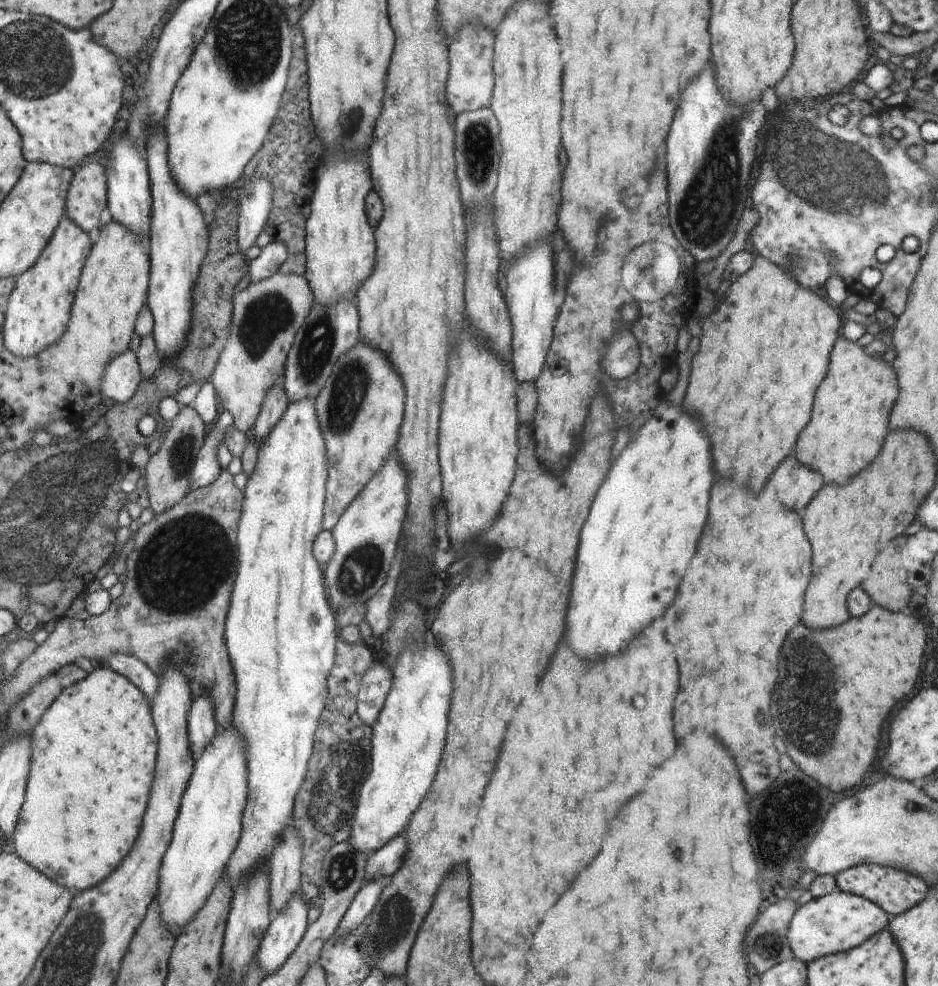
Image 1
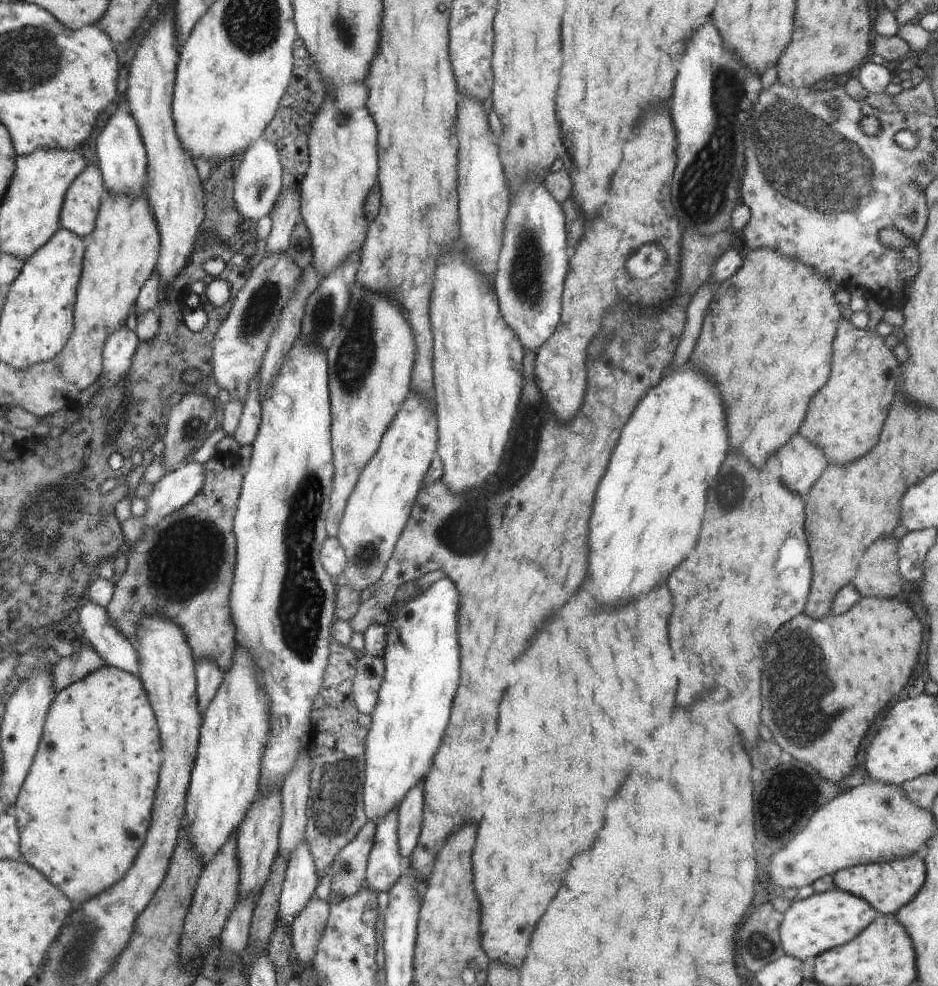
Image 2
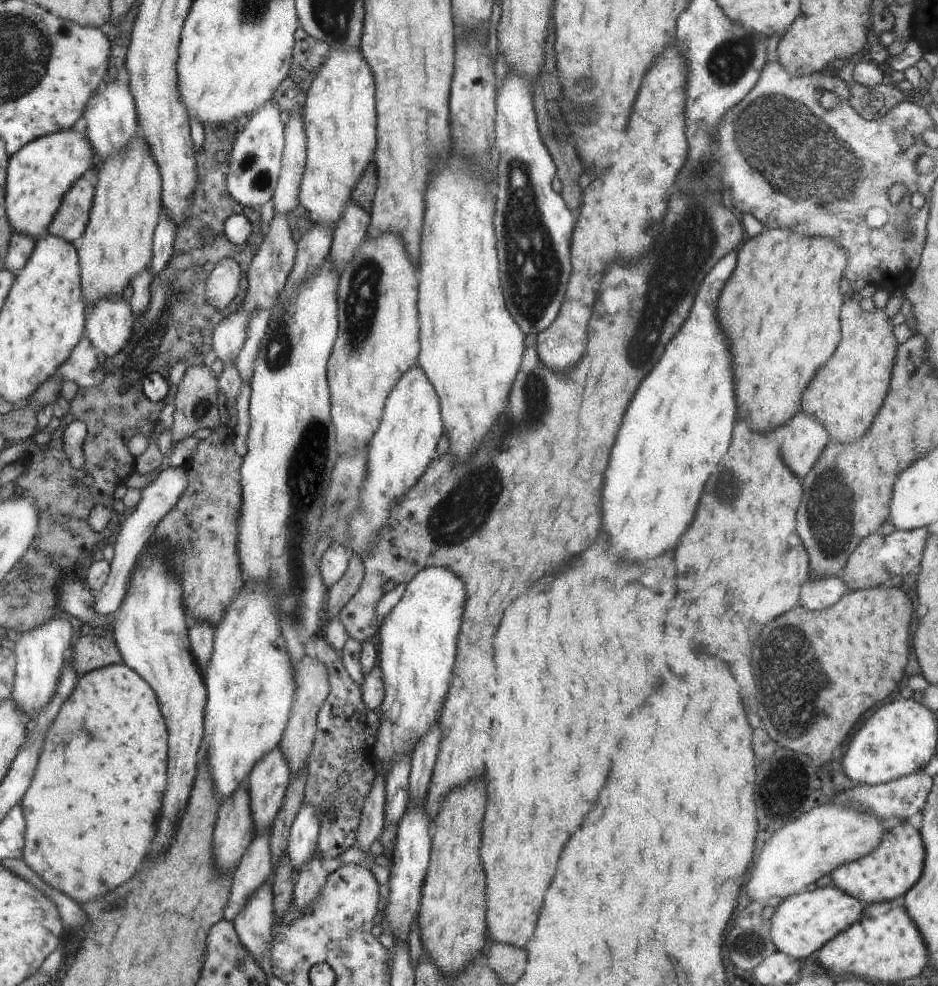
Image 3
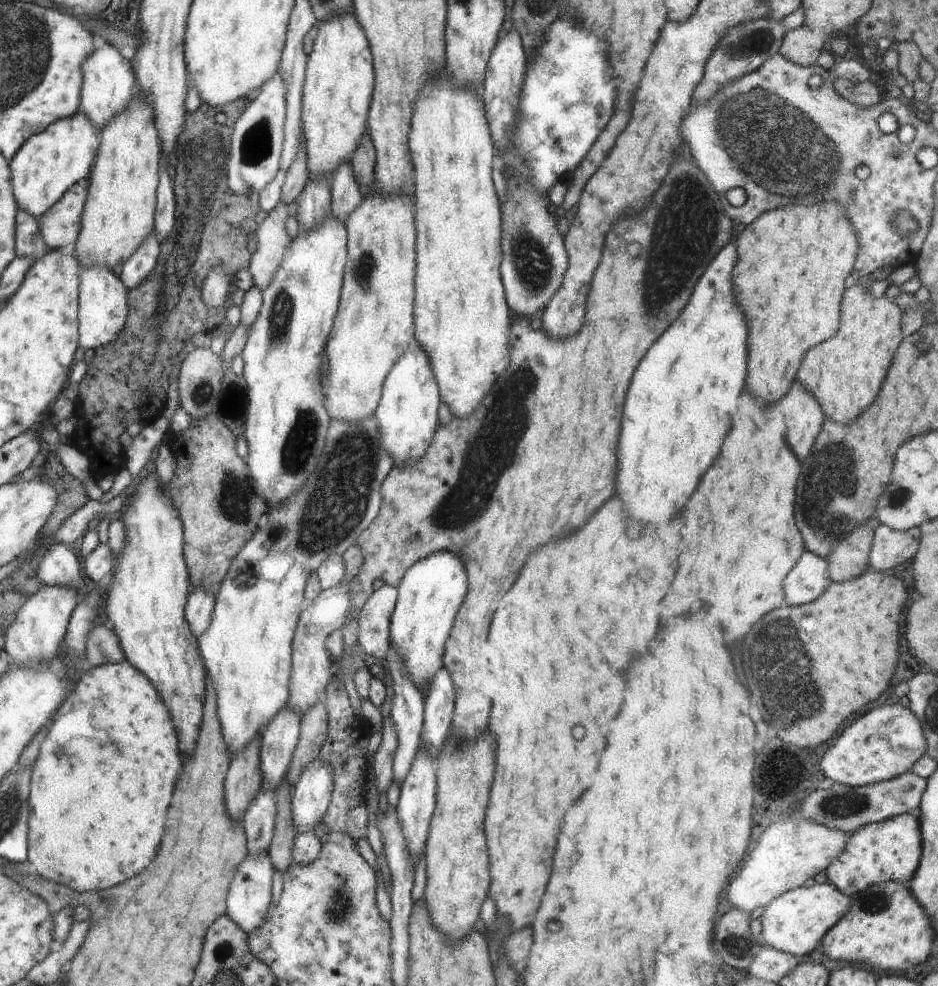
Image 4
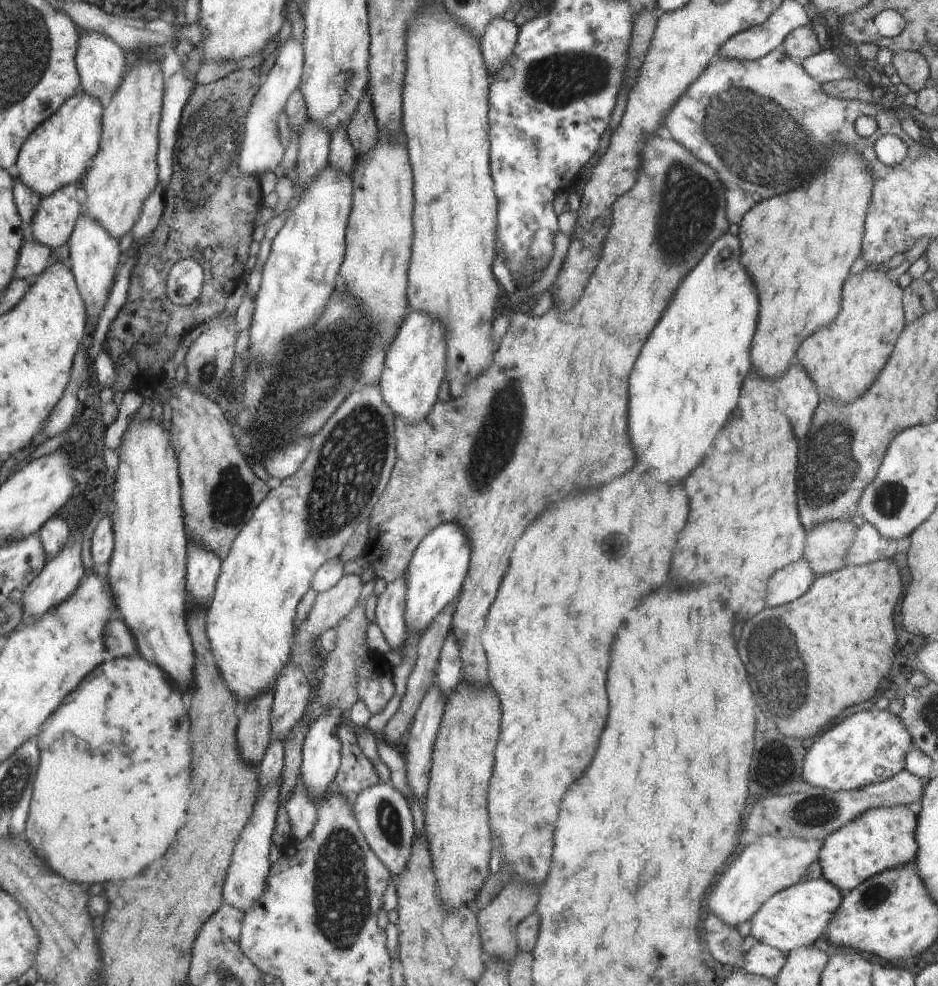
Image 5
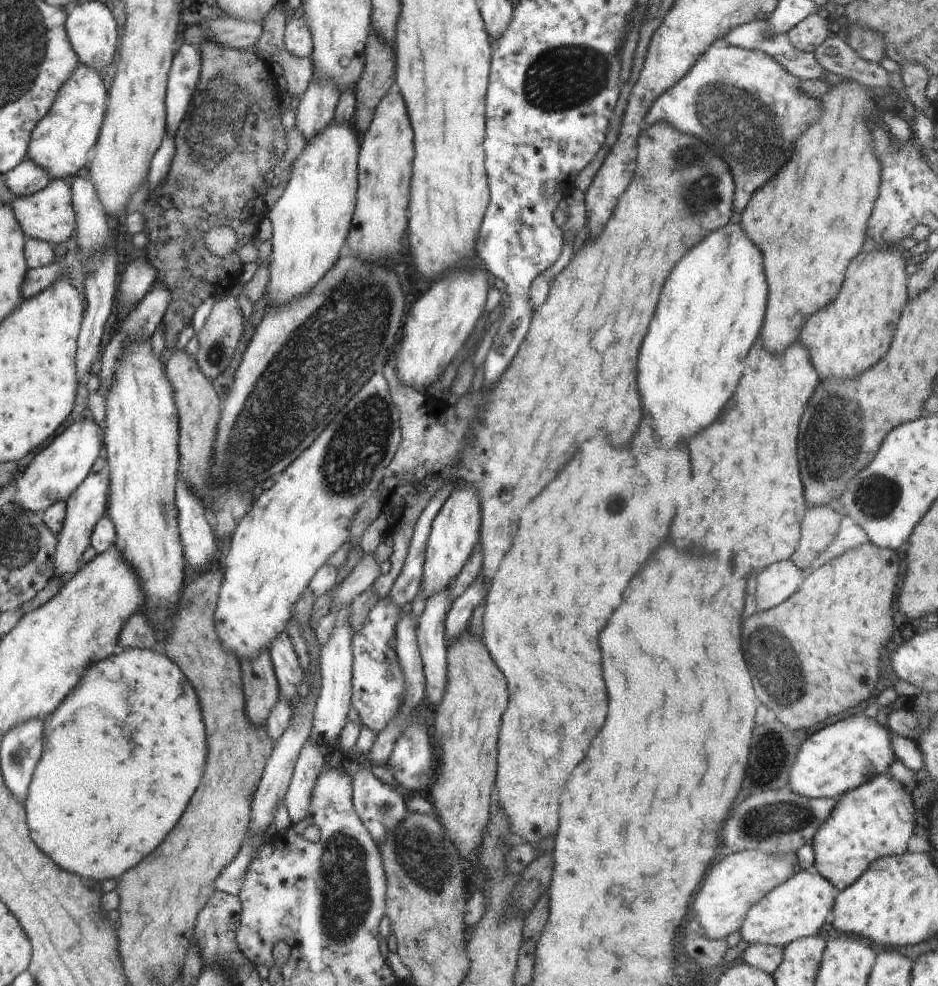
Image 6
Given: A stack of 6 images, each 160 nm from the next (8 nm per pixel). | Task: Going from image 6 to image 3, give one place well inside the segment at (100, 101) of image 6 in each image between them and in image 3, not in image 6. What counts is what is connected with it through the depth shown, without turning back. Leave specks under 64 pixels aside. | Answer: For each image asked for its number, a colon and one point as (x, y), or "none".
3: (43, 172)
4: (45, 169)
5: (58, 154)

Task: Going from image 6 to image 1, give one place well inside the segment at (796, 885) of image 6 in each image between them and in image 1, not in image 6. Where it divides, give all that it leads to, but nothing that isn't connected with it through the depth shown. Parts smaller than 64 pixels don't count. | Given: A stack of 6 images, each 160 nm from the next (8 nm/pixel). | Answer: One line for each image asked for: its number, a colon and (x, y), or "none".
1: (836, 923)
2: (810, 926)
3: (802, 923)
4: (794, 922)
5: (796, 917)

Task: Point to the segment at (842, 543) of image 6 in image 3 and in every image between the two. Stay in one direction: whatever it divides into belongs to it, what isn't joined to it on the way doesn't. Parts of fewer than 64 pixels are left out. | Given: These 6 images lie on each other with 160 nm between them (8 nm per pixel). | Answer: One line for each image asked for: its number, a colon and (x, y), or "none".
3: (901, 551)
4: (890, 547)
5: (869, 545)

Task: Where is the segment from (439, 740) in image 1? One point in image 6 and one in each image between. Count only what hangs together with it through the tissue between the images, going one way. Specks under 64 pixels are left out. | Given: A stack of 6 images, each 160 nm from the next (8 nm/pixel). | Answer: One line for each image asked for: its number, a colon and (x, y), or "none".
2: (421, 659)
3: (417, 639)
4: (430, 593)
5: (435, 575)
6: (455, 531)

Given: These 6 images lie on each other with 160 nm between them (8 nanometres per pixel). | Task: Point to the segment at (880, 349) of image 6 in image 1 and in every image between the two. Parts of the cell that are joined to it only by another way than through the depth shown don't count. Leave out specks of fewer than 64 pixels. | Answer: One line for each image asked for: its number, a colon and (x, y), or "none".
1: (849, 422)
2: (845, 418)
3: (845, 396)
4: (844, 375)
5: (843, 360)

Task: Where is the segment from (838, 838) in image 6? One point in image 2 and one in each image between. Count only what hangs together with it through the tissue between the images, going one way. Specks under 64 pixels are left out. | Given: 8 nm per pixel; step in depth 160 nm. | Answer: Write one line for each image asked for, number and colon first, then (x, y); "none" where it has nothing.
2: (887, 887)
3: (887, 874)
4: (890, 850)
5: (880, 839)

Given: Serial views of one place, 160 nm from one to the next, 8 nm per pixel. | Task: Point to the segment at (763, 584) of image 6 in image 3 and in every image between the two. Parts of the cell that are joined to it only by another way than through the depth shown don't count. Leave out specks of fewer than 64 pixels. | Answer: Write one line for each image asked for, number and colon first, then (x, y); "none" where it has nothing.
3: (821, 593)
4: (807, 581)
5: (790, 583)

